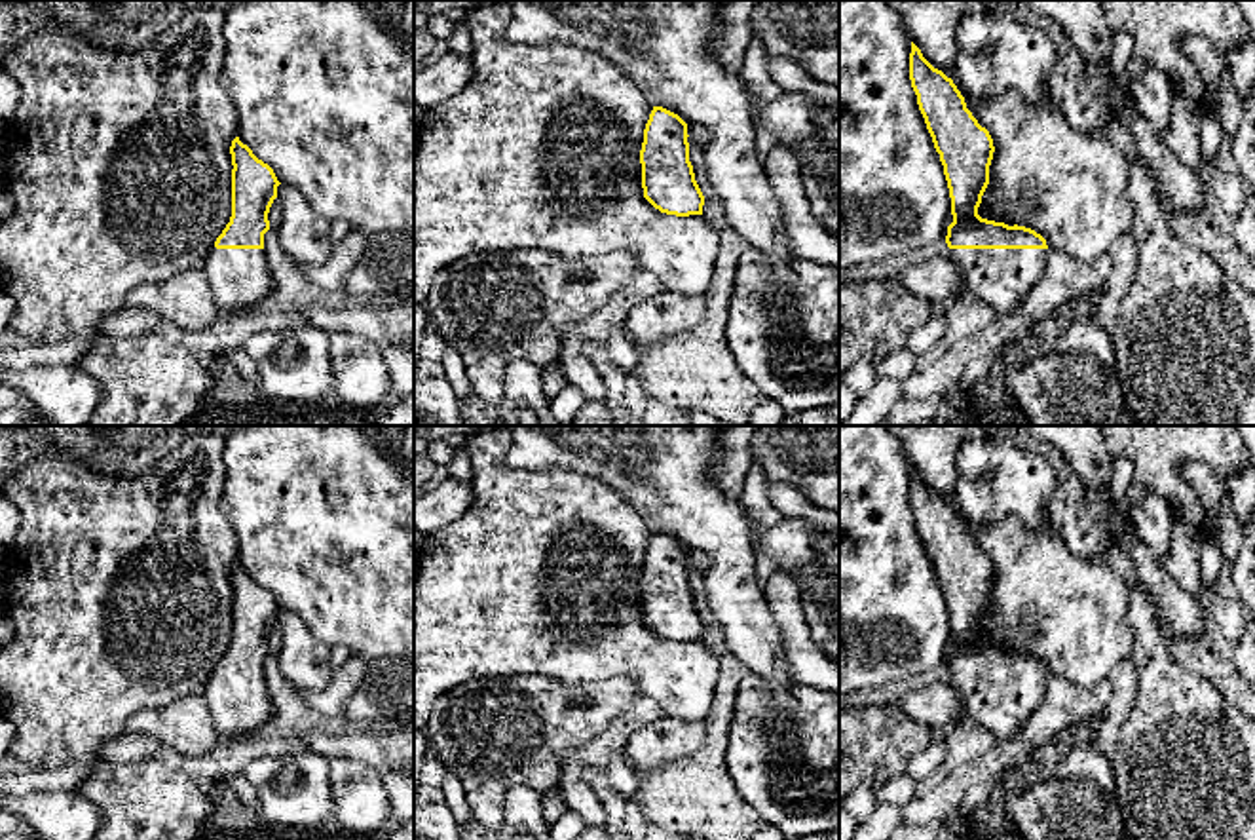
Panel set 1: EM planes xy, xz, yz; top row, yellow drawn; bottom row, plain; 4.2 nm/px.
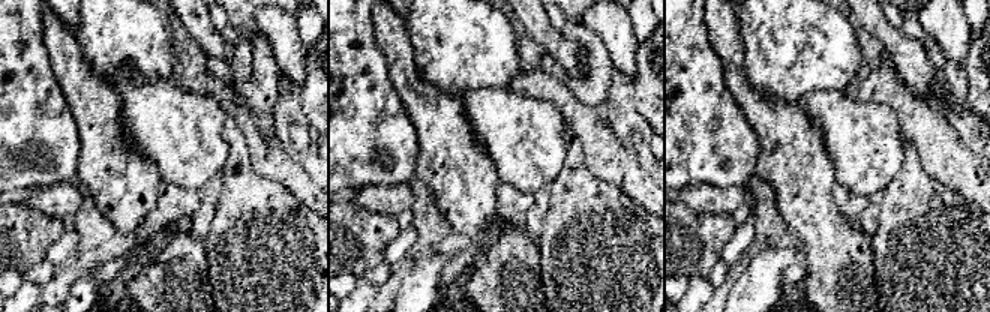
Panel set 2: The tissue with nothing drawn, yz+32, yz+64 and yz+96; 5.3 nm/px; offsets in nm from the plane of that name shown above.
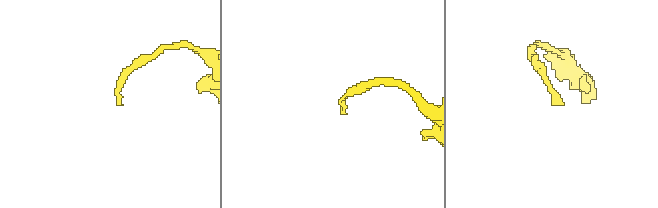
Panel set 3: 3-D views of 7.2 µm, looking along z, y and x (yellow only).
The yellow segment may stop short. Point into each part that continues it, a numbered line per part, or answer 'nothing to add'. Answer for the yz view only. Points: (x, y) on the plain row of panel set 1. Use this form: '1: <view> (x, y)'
1: yz (1001, 704)

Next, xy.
1: xy (240, 702)

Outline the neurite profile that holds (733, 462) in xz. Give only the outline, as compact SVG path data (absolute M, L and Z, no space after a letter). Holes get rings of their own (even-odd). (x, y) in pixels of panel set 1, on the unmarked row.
M718 426L720 454L708 477L729 498L740 498L744 479L754 466L750 443L758 426Z

